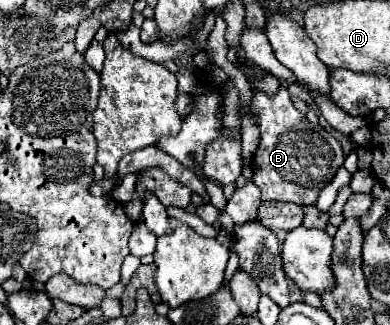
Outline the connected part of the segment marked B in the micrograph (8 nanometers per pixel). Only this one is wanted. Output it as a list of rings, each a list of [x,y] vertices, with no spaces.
[[[280,88],[276,96],[256,94],[252,104],[260,124],[260,146],[254,156],[254,184],[262,190],[262,200],[292,202],[298,206],[310,206],[318,200],[320,190],[336,176],[344,164],[344,152],[340,142],[318,124],[310,124],[306,116],[294,108],[286,88]]]

